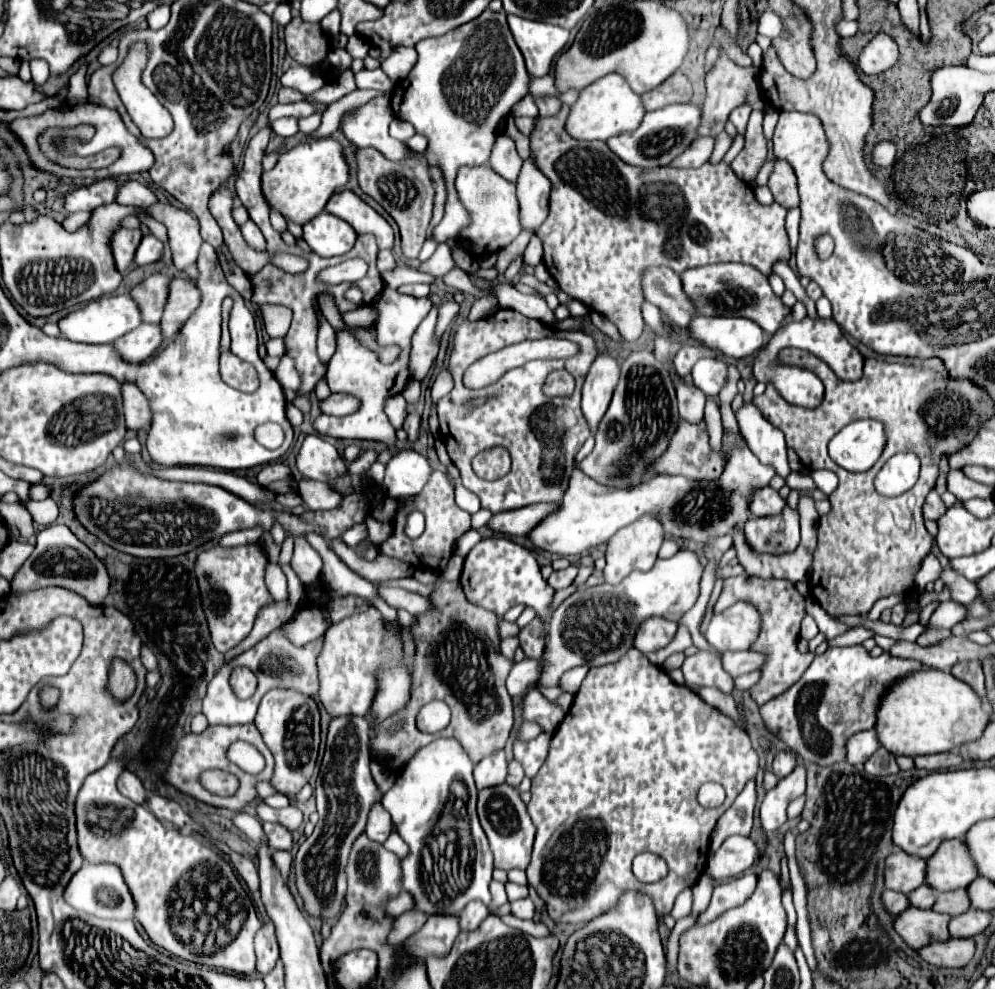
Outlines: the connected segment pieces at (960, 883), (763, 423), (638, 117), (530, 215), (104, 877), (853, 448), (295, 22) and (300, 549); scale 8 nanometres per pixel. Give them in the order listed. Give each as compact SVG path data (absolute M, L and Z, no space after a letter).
M947 840L927 860L927 884L939 892L967 888L979 876L969 848L961 840Z
M753 400L743 402L741 408L735 412L735 418L751 452L763 464L775 466L781 478L787 478L789 464L787 464L787 446L783 432L775 428L767 418L763 418Z
M607 74L591 86L583 88L579 100L571 106L567 118L567 132L577 140L609 140L623 132L633 132L645 116L645 106L621 74Z
M525 160L517 182L517 198L521 206L523 228L537 230L539 224L547 218L549 192L551 182L547 180L547 176L543 176L543 172L535 166L535 160Z
M83 864L71 878L71 882L65 888L65 900L91 916L97 918L115 918L115 920L135 920L137 904L133 900L133 894L129 886L123 880L123 874L119 866L115 864Z
M855 420L829 442L829 456L850 472L867 471L880 458L886 436L879 420Z
M293 18L285 26L285 44L291 58L311 68L327 68L325 58L329 52L329 38L319 24L307 24L301 18Z
M303 536L295 538L295 552L293 552L291 564L297 568L295 572L303 584L319 582L319 572L323 566L321 556L315 552L315 548Z

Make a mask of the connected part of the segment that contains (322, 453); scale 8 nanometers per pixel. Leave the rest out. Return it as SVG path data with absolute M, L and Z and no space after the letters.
M317 434L305 436L303 446L297 454L297 470L301 472L303 478L319 480L327 484L331 484L331 480L347 472L337 448L329 444L327 438Z

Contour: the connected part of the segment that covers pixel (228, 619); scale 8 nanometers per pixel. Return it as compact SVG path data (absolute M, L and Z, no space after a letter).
M259 542L233 548L213 544L197 556L195 574L199 586L203 586L203 612L213 646L219 652L225 654L237 646L251 632L259 610L273 604L273 598L265 586L267 562L267 552Z

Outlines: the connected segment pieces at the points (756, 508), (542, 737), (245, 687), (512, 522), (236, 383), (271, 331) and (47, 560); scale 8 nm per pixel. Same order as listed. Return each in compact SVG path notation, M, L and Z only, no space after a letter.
M771 486L755 492L755 496L751 498L751 514L757 516L757 518L761 518L761 516L777 516L777 514L783 512L785 506L787 506L787 502Z
M541 733L533 740L525 742L525 740L519 738L519 734L515 734L515 738L513 738L513 754L523 764L525 776L533 778L539 772L539 768L543 766L545 758L547 758L551 739L551 734Z
M235 668L231 676L231 686L239 698L249 698L251 692L255 692L255 684L257 678L253 672L249 672L247 668Z
M539 502L529 508L517 508L511 512L501 512L491 518L487 524L495 532L511 534L511 536L529 536L529 532L539 526L547 516L559 510L559 502Z
M232 301L222 304L222 324L221 324L221 356L219 361L220 374L225 383L233 388L250 387L255 385L255 390L259 387L257 372L253 366L240 360L231 353L230 333L228 320L231 312Z
M263 306L263 323L269 336L285 336L291 324L291 310L285 306Z
M51 524L37 534L37 546L33 554L19 570L19 576L11 582L11 588L23 588L23 592L45 586L67 588L83 596L91 606L101 606L109 594L111 578L105 564L95 556L95 552L89 550L67 526Z

